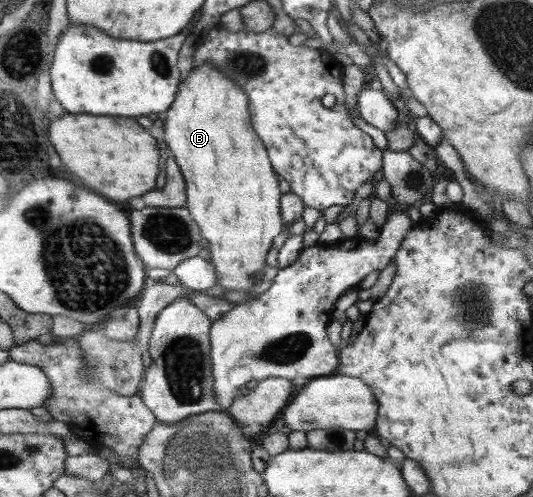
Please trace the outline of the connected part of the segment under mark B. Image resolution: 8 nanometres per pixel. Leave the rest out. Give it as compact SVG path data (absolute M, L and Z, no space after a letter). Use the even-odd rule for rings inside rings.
M206 61L191 69L189 76L179 84L174 103L162 116L160 125L167 149L178 163L185 180L187 210L201 235L210 243L210 262L215 268L217 284L227 288L226 292L248 292L254 284L260 284L266 254L272 248L272 240L282 233L285 223L281 216L282 193L278 189L278 176L266 148L250 124L246 94Z

